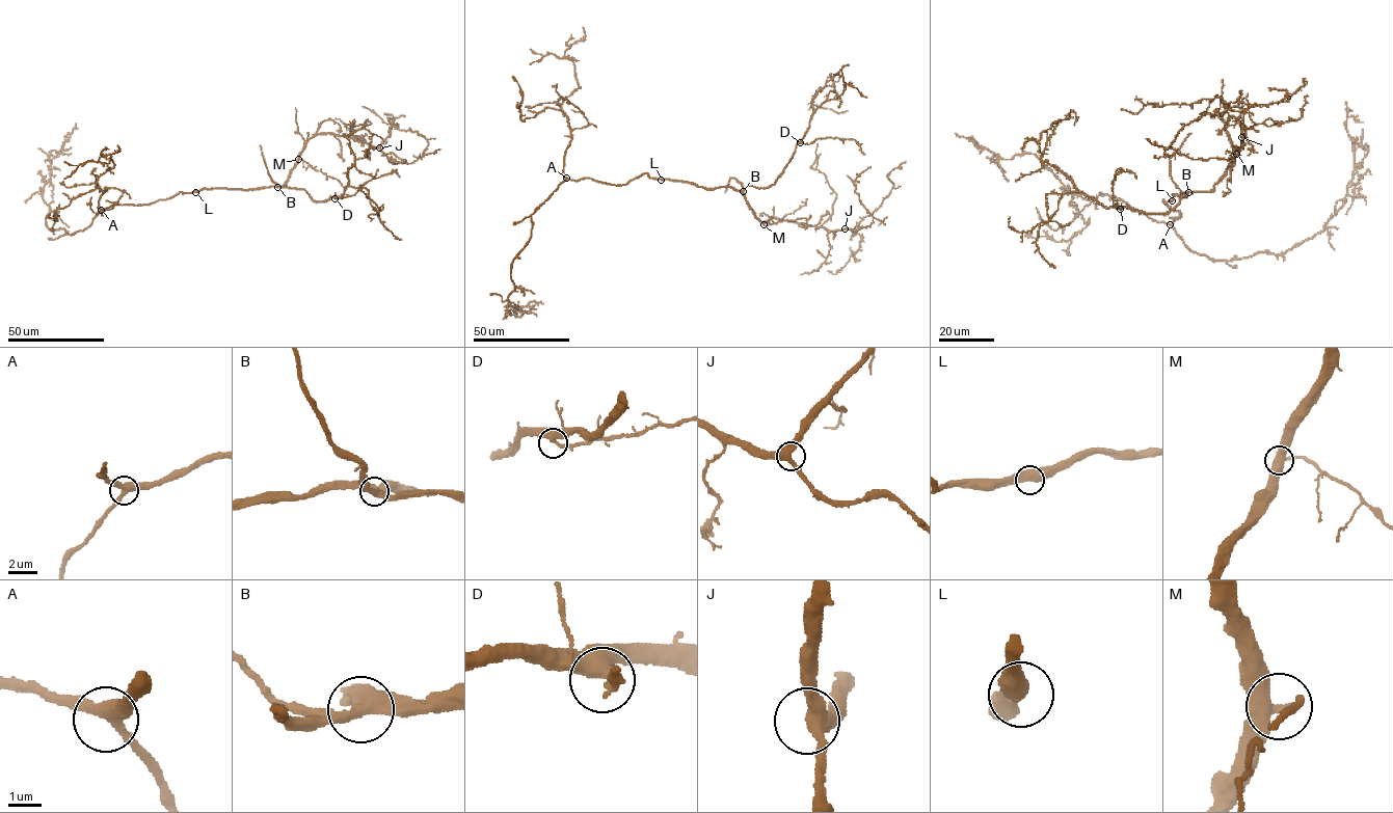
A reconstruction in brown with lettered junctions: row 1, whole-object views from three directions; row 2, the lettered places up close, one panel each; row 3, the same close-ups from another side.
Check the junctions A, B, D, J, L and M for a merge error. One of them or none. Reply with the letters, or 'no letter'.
no letter

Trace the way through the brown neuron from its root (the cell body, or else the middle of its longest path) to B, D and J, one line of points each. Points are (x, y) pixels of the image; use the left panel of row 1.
B: (196, 190), (277, 187)
D: (196, 190), (277, 186), (303, 189), (315, 201), (335, 198)
J: (196, 190), (282, 186), (304, 143), (317, 135), (351, 136), (379, 147)

